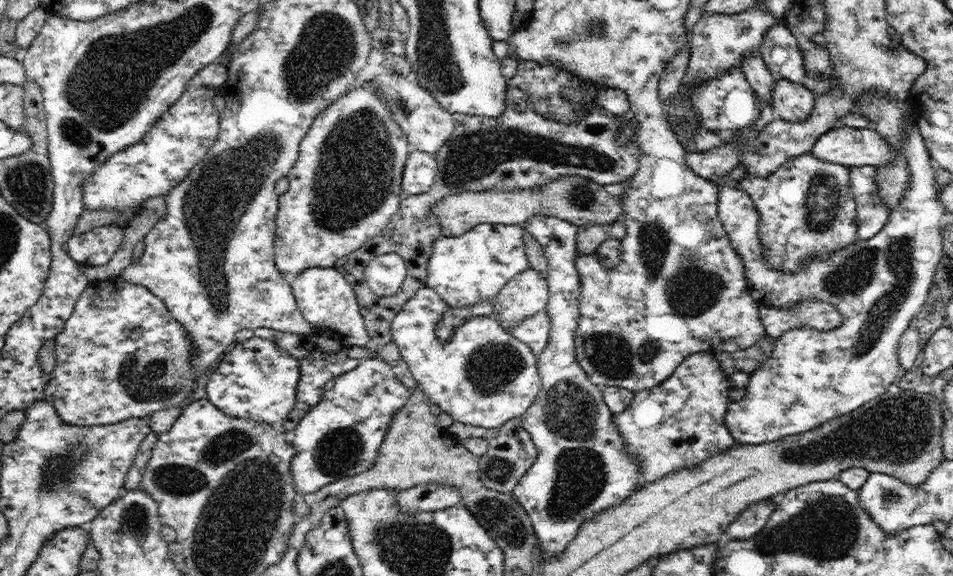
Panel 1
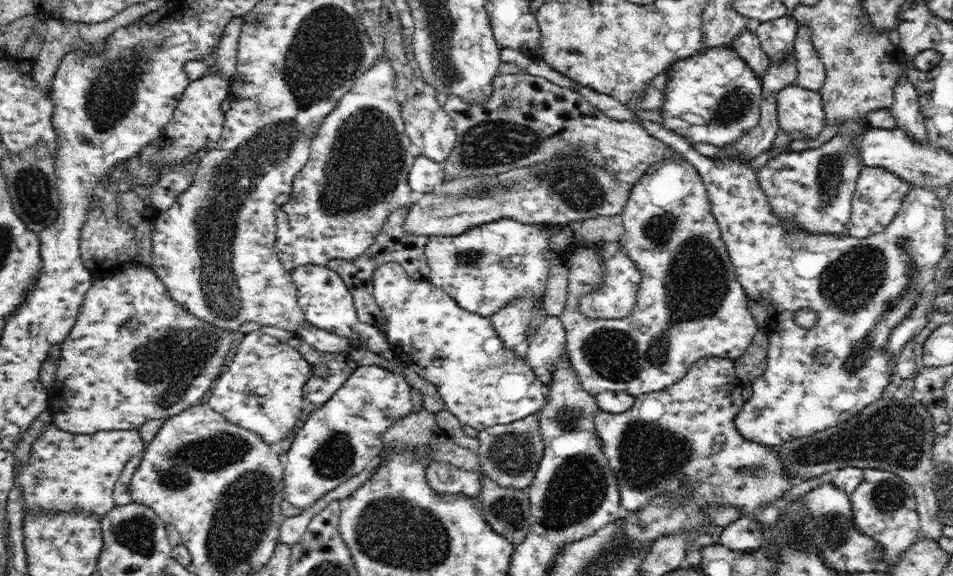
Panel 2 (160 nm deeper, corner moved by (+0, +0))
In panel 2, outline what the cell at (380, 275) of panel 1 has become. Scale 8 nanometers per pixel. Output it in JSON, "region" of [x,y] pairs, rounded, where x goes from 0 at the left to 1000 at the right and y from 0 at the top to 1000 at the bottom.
{"region":[[[417,455],[399,458],[399,462],[392,469],[390,493],[393,524],[397,528],[397,533],[401,536],[401,543],[405,547],[403,578],[409,599],[409,608],[421,622],[425,635],[430,637],[430,641],[439,648],[443,656],[458,668],[459,681],[464,689],[468,712],[472,714],[472,717],[483,731],[485,740],[491,738],[498,743],[501,748],[505,748],[509,743],[519,740],[520,736],[535,736],[535,733],[539,733],[539,729],[547,729],[552,722],[565,717],[568,708],[571,707],[571,701],[573,701],[573,688],[575,688],[574,670],[566,660],[559,639],[552,628],[548,606],[539,609],[531,606],[529,592],[523,583],[514,552],[486,538],[466,503],[455,498],[455,493],[452,493],[450,486],[435,490],[432,483],[428,481],[428,474],[423,467],[423,462]]]}

